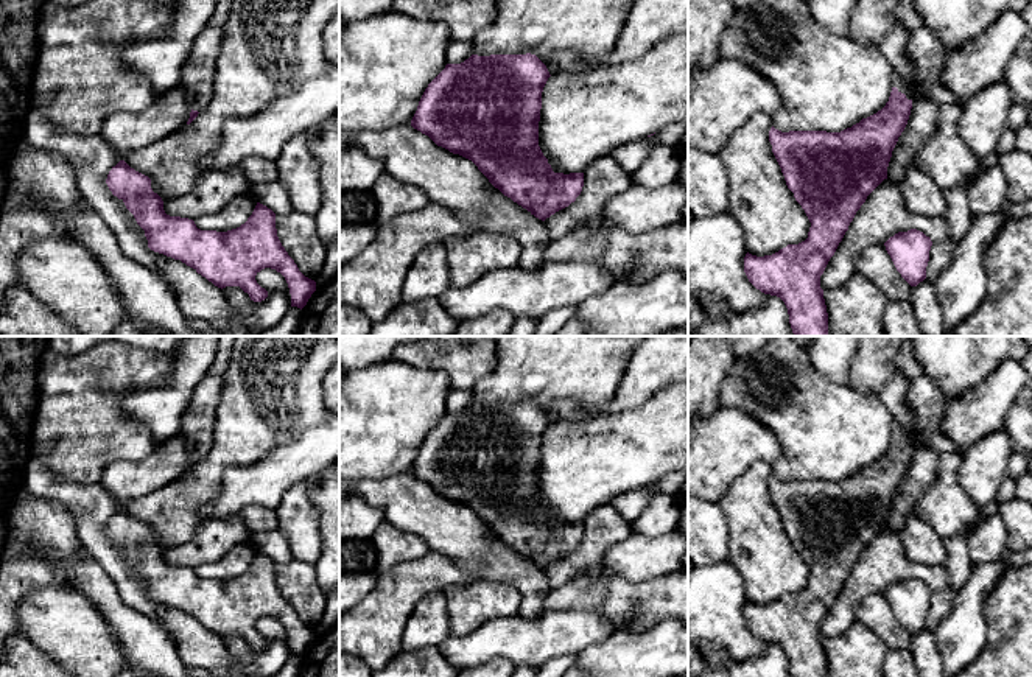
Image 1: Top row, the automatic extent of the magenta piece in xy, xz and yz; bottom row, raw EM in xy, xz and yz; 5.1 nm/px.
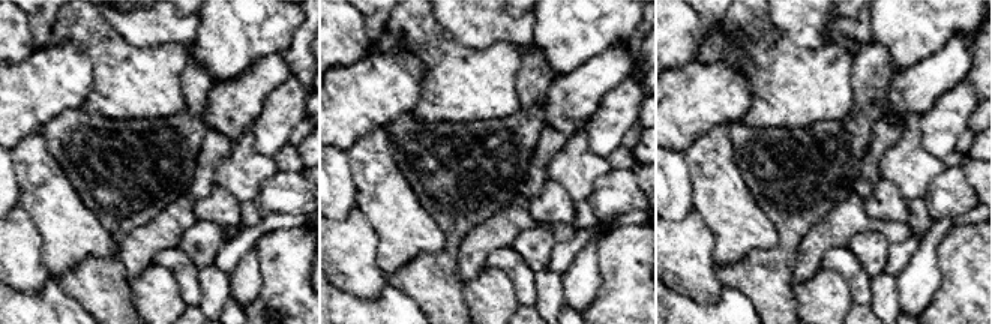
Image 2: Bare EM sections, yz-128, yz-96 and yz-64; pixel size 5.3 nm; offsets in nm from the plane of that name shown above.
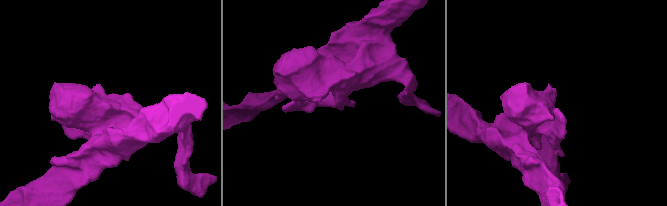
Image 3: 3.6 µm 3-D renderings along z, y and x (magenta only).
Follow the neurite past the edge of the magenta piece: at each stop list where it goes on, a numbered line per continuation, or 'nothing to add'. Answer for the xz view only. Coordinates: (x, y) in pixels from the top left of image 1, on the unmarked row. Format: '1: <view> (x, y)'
nothing to add

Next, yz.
1: yz (928, 403)

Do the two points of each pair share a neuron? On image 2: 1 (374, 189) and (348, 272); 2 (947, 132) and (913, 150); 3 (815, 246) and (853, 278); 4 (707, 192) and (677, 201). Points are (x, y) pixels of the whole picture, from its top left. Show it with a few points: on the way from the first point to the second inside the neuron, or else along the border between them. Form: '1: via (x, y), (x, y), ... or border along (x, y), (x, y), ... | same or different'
1: border along (356, 206), (375, 233), (378, 251) | different
2: border along (919, 117), (923, 146), (943, 161) | different
3: border along (847, 245), (832, 248), (820, 266) | different
4: border along (686, 162), (694, 186), (694, 207) | different

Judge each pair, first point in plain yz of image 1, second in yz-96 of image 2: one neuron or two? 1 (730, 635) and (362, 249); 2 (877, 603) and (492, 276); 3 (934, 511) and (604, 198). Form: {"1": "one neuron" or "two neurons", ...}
{"1": "one neuron", "2": "two neurons", "3": "two neurons"}

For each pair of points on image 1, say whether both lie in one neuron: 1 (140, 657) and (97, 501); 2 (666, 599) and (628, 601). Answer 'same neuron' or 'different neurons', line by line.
1: different neurons
2: same neuron

